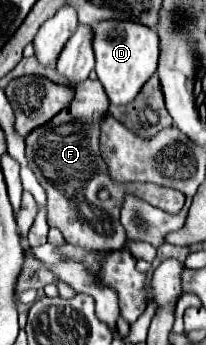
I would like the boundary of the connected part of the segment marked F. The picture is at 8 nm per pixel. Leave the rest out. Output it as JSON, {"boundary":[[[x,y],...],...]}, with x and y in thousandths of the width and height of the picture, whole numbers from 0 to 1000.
{"boundary":[[[422,229],[364,264],[374,270],[364,270],[354,293],[286,333],[267,333],[248,351],[228,351],[218,362],[199,362],[160,386],[141,386],[150,397],[121,397],[131,478],[180,507],[180,525],[199,530],[199,542],[228,559],[228,646],[248,658],[277,658],[335,710],[374,710],[422,728],[597,722],[617,687],[607,687],[607,664],[578,641],[578,612],[587,612],[607,565],[684,571],[714,588],[743,588],[752,600],[772,600],[811,617],[869,617],[869,606],[898,588],[898,565],[859,548],[782,542],[752,530],[568,530],[568,525],[549,525],[529,507],[519,472],[490,455],[490,432],[481,432],[481,362],[529,316],[529,287],[510,275],[510,258],[481,235]]]}

